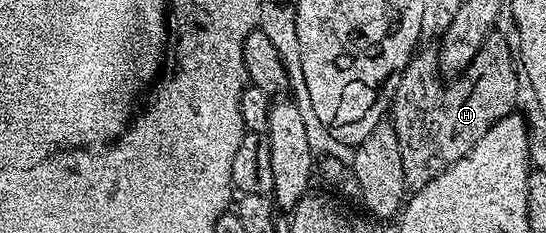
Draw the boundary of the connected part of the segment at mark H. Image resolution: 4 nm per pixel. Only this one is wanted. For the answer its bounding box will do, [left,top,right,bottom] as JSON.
[390,31,518,191]

